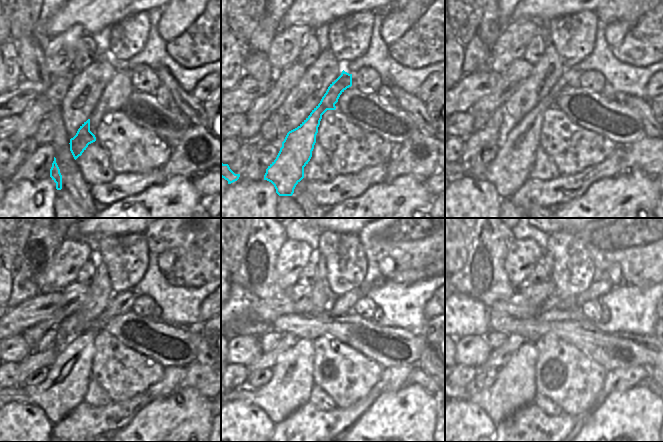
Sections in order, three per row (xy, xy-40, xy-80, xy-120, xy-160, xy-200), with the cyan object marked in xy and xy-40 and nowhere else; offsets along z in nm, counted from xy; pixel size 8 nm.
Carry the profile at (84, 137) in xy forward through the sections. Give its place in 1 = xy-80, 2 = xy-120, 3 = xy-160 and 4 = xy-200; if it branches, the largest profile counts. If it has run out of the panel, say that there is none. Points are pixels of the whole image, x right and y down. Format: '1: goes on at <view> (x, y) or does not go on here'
1: goes on at xy-80 (511, 167)
2: goes on at xy-120 (65, 386)
3: goes on at xy-160 (291, 385)
4: goes on at xy-200 (514, 387)

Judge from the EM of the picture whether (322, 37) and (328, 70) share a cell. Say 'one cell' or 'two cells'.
two cells

